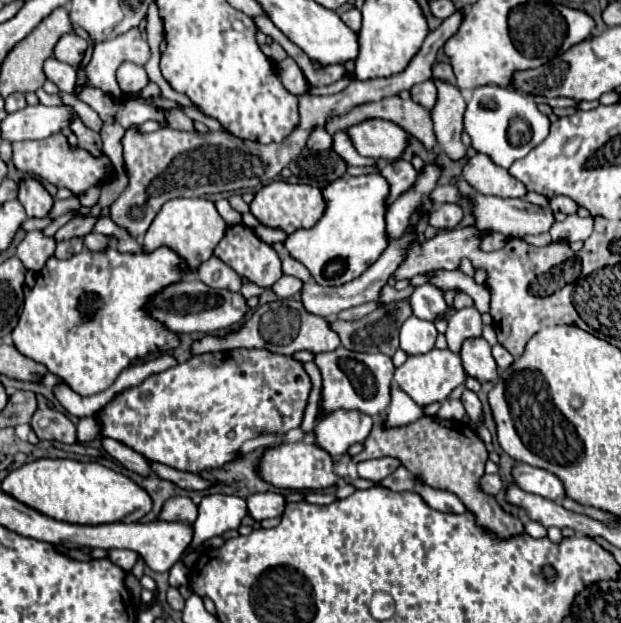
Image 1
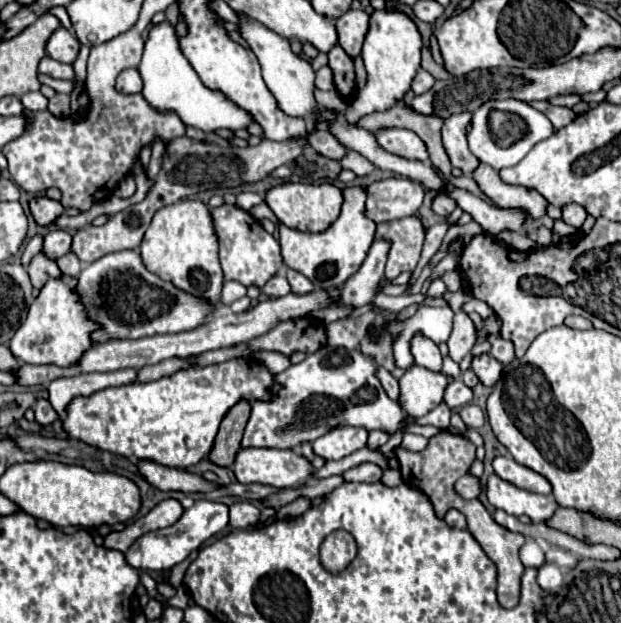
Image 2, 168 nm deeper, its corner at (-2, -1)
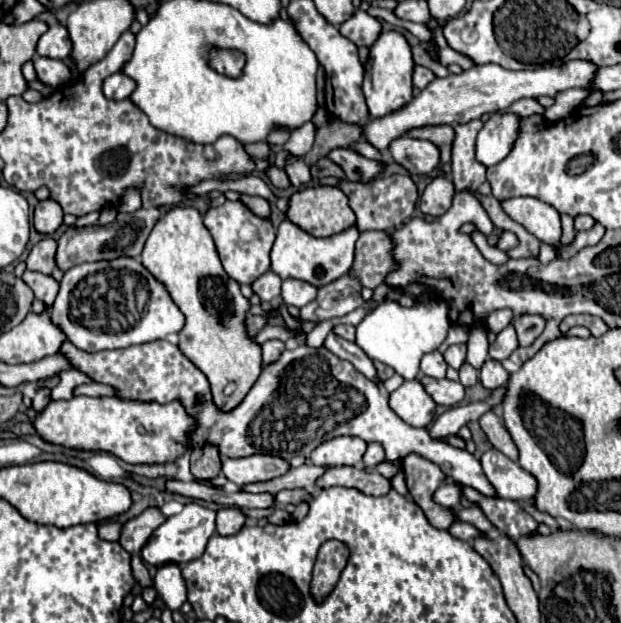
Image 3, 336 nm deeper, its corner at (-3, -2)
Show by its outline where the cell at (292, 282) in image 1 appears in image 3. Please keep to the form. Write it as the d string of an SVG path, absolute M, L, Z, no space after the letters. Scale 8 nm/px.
M268 270L252 282L252 290L256 296L260 296L262 302L270 302L270 300L280 296L280 284L282 284L280 276L274 274L272 270Z

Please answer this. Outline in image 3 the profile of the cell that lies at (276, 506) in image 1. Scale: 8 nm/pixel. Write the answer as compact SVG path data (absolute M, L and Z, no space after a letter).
M220 508L216 512L216 532L220 536L232 536L236 534L246 522L246 516L238 508Z

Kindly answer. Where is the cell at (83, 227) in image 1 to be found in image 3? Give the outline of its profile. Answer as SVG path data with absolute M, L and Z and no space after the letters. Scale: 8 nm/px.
M50 236L42 238L42 240L30 250L30 254L28 254L28 258L26 258L26 270L42 272L42 274L52 274L52 270L56 268L54 252L56 252L56 240L52 240Z

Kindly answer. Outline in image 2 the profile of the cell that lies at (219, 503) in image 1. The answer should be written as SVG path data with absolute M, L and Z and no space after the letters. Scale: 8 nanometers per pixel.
M199 499L199 501L195 501L195 505L191 509L187 509L183 513L183 517L175 525L141 535L125 551L125 559L131 567L135 567L139 571L169 571L173 565L181 563L191 551L199 549L207 539L211 539L213 535L223 531L227 525L229 525L229 507L225 503Z

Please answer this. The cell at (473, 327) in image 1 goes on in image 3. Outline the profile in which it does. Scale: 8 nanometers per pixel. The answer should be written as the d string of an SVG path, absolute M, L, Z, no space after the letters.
M458 344L458 346L450 346L446 352L444 352L444 360L448 366L452 366L454 370L458 370L464 360L466 360L466 344Z

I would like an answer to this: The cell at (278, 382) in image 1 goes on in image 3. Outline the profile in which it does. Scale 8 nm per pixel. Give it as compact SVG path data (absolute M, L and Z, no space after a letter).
M76 396L70 400L58 400L50 402L42 412L38 412L32 420L32 426L36 428L36 434L50 444L72 448L72 450L84 450L84 452L110 452L124 462L130 464L164 464L174 462L188 450L188 434L196 428L194 418L190 418L180 406L180 402L170 404L156 404L156 402L128 402L122 398L90 398L90 396Z

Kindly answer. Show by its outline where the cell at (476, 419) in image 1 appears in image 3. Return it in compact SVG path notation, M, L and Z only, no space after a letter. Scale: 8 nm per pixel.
M418 376L418 380L422 382L424 390L432 396L432 400L436 404L456 406L464 398L464 386L460 386L460 382L452 382L448 378L436 380L436 378L430 378L430 376Z

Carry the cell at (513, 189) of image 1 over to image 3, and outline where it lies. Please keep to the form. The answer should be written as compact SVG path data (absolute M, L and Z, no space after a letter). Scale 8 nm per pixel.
M510 198L508 202L502 202L502 208L514 222L522 224L540 242L552 246L558 244L562 234L560 214L552 206L536 198Z

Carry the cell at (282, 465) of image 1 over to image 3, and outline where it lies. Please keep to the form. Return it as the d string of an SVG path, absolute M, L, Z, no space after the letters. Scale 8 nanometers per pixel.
M254 454L252 458L222 458L222 472L236 486L244 486L286 474L288 462L266 454Z

